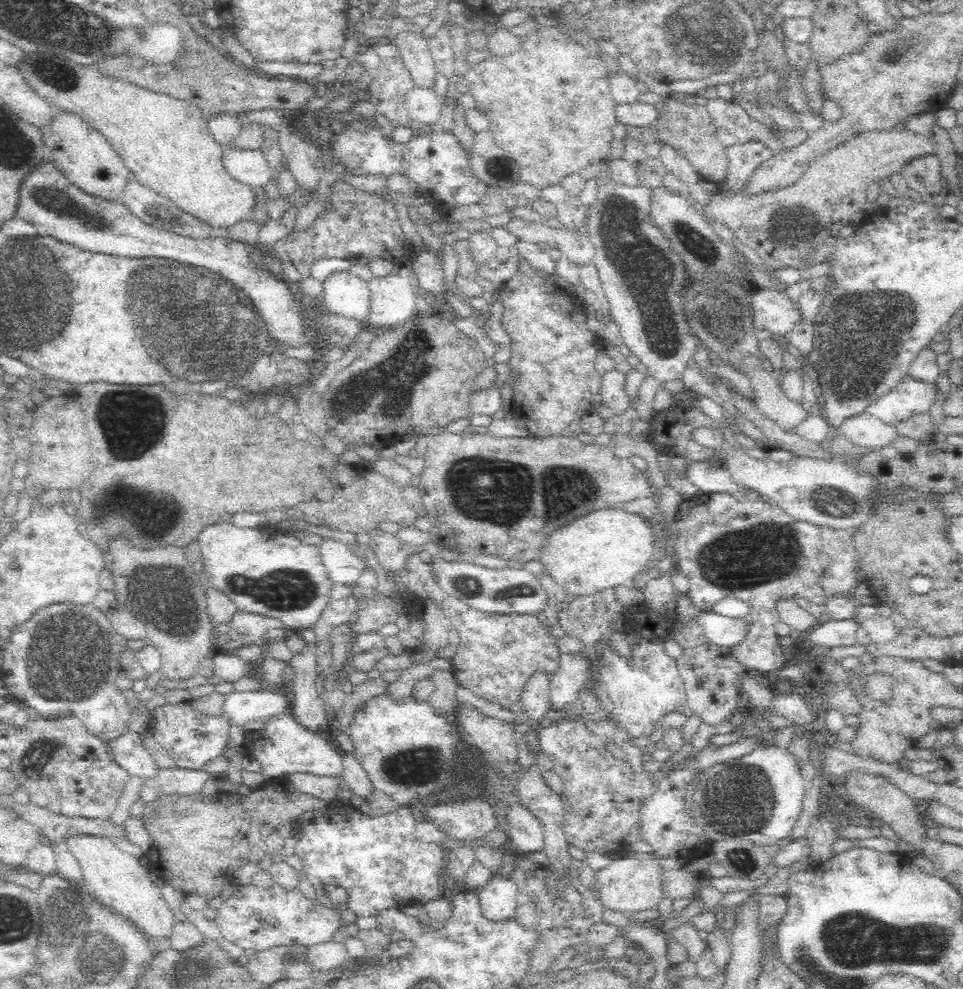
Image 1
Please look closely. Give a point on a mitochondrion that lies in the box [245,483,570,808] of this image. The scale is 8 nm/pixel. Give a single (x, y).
(426, 766)

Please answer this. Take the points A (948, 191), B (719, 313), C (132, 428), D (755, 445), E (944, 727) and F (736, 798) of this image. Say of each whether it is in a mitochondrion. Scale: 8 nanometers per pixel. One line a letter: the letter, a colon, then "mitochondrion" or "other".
A: other
B: mitochondrion
C: mitochondrion
D: other
E: other
F: mitochondrion

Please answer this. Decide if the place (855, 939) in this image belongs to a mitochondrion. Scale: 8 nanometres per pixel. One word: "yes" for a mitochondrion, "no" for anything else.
yes

